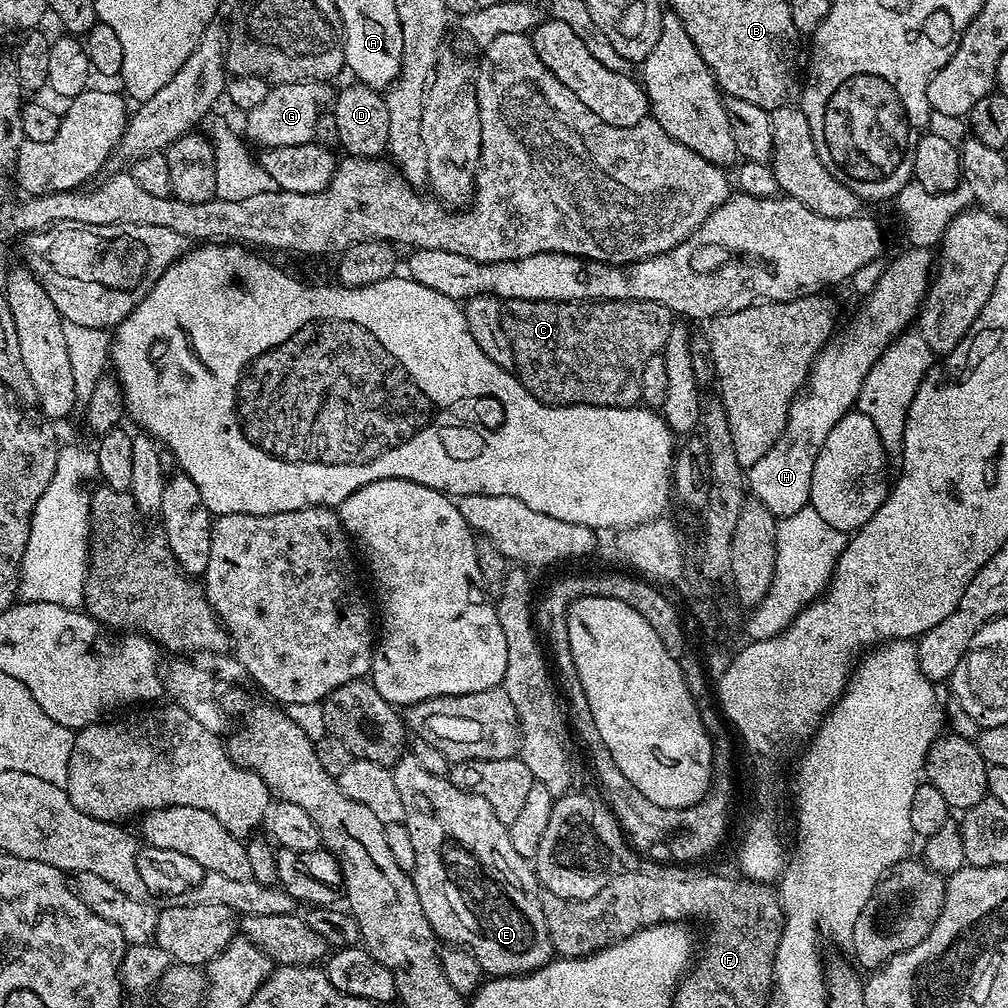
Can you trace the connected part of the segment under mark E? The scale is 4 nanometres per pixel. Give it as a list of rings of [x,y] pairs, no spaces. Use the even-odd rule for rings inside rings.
[[[406,754],[392,768],[392,777],[394,786],[398,786],[398,794],[402,797],[402,806],[404,807],[404,824],[410,830],[410,838],[414,845],[414,870],[411,872],[411,878],[414,886],[418,890],[418,902],[422,902],[422,914],[430,922],[430,926],[436,932],[437,939],[450,946],[459,946],[468,949],[476,958],[478,958],[481,971],[489,977],[497,976],[519,976],[528,972],[535,972],[544,967],[553,957],[552,943],[550,942],[549,931],[546,930],[546,914],[544,913],[544,896],[540,887],[540,880],[536,876],[535,867],[510,842],[508,825],[498,822],[494,810],[490,810],[490,802],[486,798],[478,798],[478,794],[470,794],[466,790],[458,790],[443,776],[435,776],[422,768],[418,758],[414,755]]]

